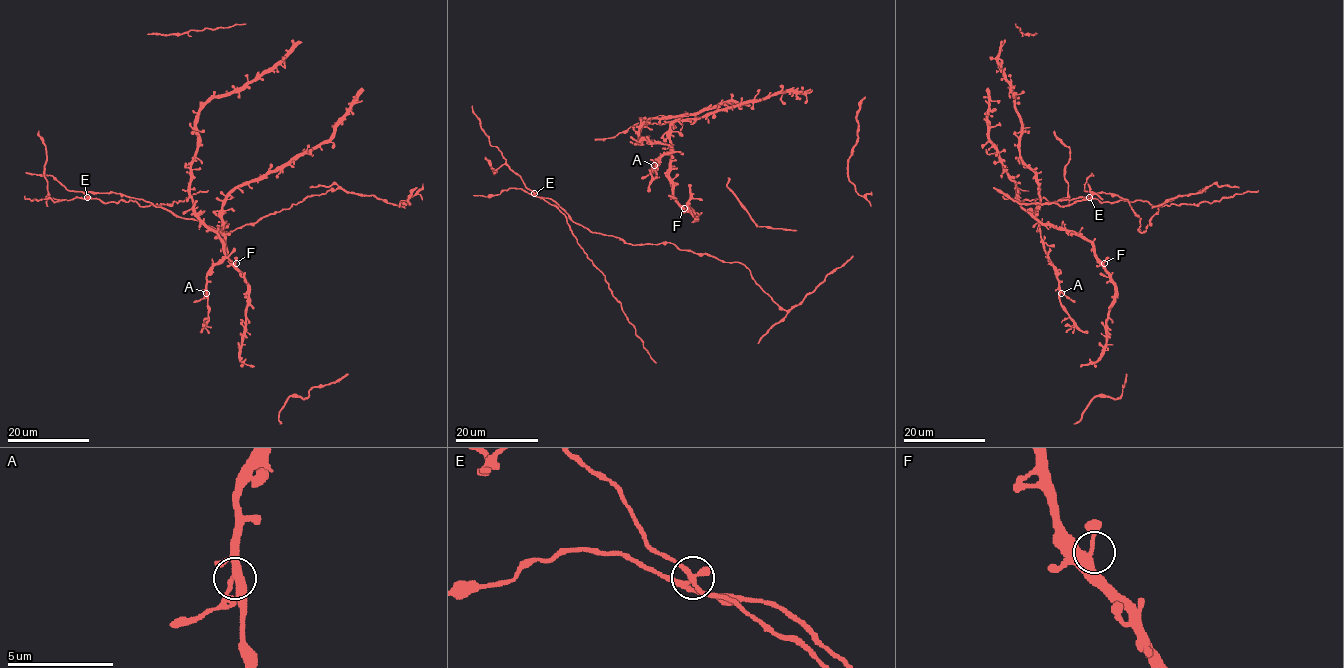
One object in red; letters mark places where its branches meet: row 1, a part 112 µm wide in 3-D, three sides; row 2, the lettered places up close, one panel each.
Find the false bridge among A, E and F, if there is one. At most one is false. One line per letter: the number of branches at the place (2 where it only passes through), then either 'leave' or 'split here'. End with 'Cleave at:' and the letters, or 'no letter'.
A: 3 | leave
E: 3 | split here
F: 3 | leave
Cleave at: E

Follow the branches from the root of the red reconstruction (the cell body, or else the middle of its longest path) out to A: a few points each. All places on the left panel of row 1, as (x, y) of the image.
A: (226, 253), (221, 225), (217, 235), (224, 256), (207, 276), (206, 293)

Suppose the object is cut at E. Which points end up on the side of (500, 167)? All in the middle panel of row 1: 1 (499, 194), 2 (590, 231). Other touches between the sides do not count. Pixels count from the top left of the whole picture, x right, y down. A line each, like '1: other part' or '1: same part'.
1: other part
2: other part

